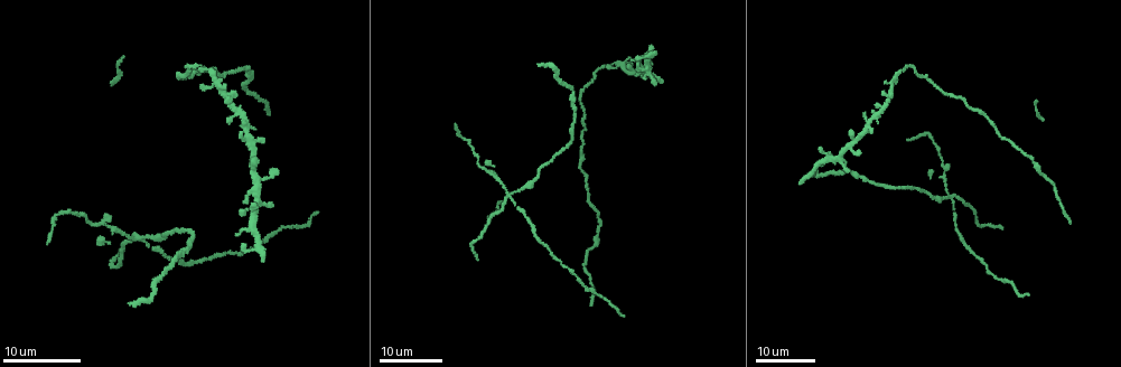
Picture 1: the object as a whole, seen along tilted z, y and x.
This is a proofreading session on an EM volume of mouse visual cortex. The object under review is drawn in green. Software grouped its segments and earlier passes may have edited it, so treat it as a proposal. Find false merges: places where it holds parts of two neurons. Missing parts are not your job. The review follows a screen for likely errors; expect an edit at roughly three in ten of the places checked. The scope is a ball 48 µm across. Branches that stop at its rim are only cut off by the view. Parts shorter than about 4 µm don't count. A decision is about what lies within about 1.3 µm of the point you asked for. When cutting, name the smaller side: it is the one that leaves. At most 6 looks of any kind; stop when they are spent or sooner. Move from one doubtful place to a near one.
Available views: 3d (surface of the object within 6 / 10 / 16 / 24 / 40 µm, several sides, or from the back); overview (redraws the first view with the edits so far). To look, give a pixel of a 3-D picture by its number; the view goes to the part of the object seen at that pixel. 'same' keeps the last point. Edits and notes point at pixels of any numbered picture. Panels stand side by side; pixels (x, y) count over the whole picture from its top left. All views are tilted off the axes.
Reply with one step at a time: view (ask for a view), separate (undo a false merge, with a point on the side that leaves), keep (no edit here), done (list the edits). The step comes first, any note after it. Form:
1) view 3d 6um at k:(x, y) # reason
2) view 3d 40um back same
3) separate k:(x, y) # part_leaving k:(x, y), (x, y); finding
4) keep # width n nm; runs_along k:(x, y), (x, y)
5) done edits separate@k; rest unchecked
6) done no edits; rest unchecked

view 3d 24um at 1:(832, 162) # three arms meet

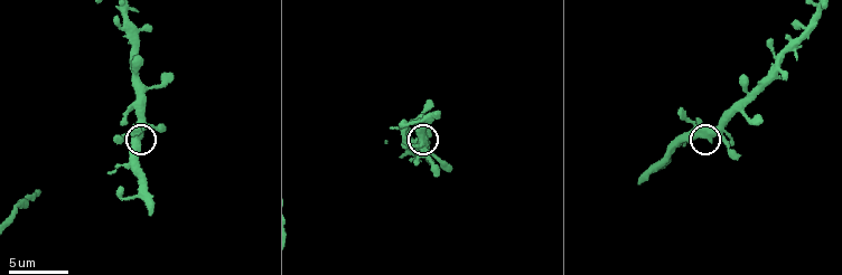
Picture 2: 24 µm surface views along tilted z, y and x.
view 3d 6um at 2:(701, 133) # zoom in

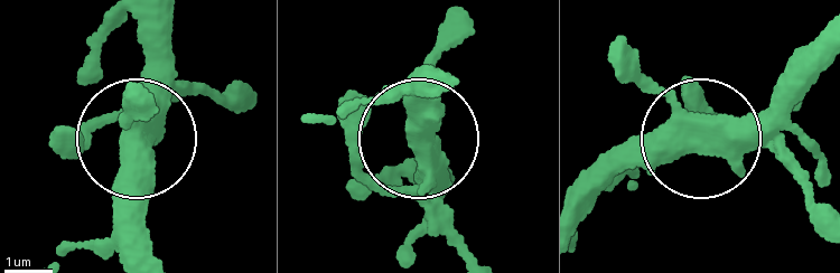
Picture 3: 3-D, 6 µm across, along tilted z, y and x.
keep # runs_along 3:(687, 118), (728, 137), (794, 91); continuous, no second neuron

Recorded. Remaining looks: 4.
view 3d 16um at 2:(799, 38) # narrows sharply

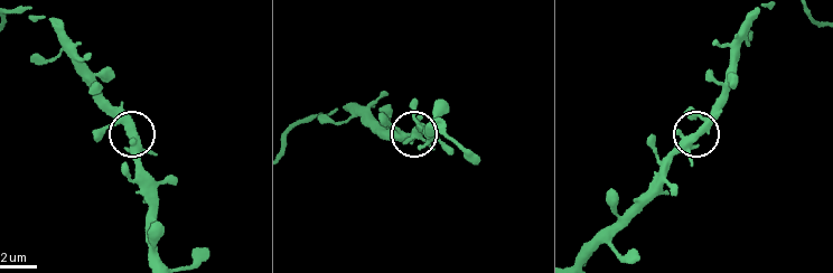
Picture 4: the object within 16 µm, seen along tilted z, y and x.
keep # runs_along 4:(579, 254), (652, 188), (724, 100); all the same neuron

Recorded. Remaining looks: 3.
view 3d 24um at 1:(951, 201) # four-way junction

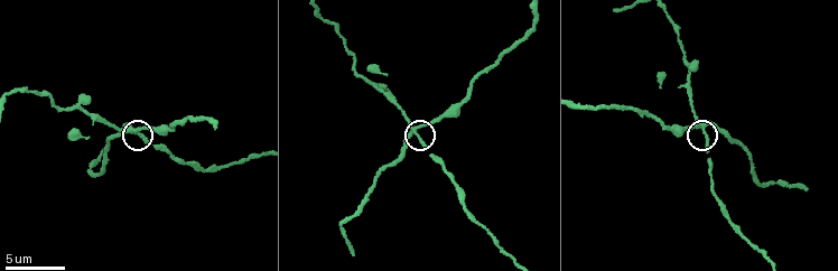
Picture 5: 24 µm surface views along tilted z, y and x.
view 3d 6um at 5:(417, 135)

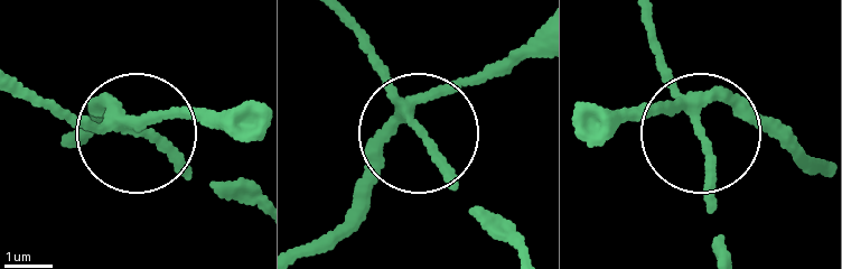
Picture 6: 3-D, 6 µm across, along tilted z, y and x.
separate 6:(177, 113) # width 190 nm; part_leaving 6:(691, 101), (615, 114); two neurons meet here

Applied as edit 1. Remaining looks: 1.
done edits separate@6; rest unchecked

